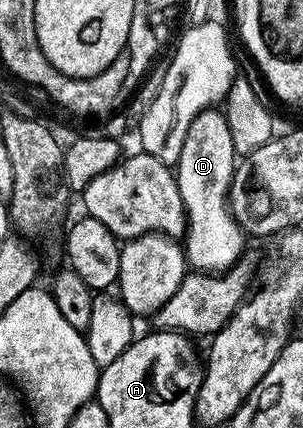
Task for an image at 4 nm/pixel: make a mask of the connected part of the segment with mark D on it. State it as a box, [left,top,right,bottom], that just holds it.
[175,107,246,273]

